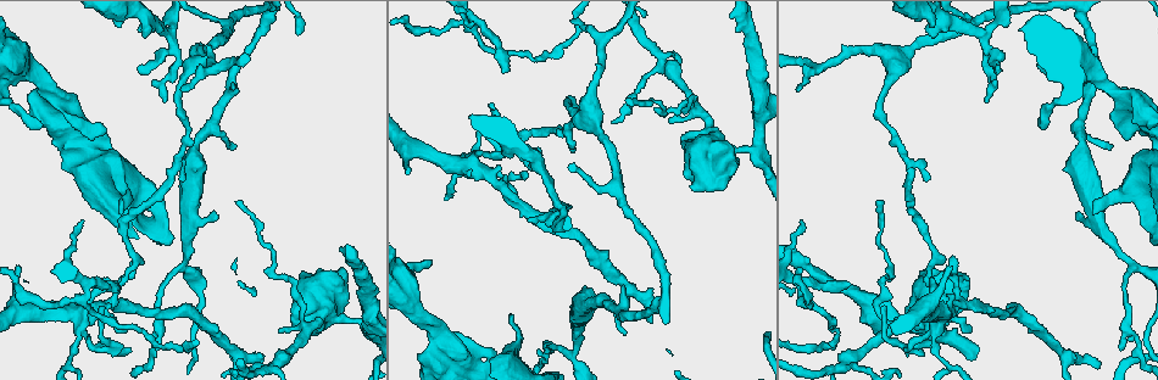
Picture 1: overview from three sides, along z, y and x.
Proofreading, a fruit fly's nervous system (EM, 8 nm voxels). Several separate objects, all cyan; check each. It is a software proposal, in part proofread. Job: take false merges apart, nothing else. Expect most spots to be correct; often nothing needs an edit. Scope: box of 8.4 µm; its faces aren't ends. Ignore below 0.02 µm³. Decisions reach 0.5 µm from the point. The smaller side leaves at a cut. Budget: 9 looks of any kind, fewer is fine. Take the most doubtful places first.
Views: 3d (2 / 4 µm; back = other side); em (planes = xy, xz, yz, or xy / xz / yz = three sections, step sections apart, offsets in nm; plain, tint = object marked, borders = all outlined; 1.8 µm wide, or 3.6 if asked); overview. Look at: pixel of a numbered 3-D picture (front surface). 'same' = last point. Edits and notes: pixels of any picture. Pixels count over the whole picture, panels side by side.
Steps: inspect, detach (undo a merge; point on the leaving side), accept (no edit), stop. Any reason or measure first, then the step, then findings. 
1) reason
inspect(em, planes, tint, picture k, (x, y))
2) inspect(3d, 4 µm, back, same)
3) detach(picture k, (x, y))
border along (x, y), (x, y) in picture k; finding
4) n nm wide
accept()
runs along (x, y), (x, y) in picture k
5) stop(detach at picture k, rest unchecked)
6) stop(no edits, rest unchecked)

sharp bend
inspect(3d, 4 µm, picture 1, (1136, 106))

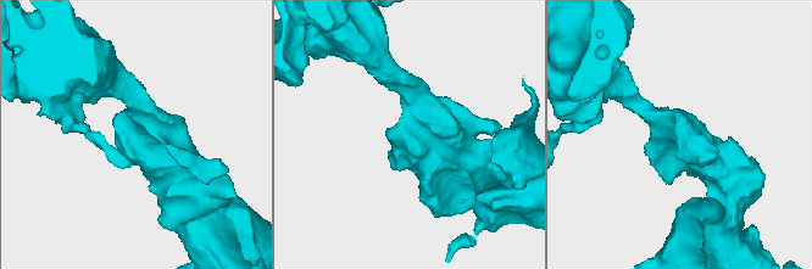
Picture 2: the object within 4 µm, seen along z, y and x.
now the EM
inspect(em, planes, tint, picture 2, (153, 135))

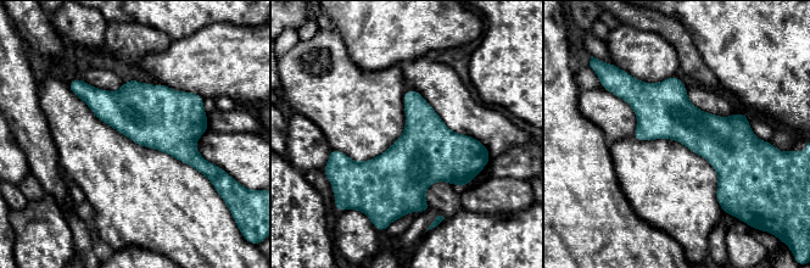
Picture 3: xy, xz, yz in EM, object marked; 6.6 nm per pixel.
accept()
runs along (621, 94), (724, 143), (753, 143) in picture 3; continuous, no second neuron

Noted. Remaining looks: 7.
calibre changes
inspect(em, planes, tint, picture 1, (893, 57))

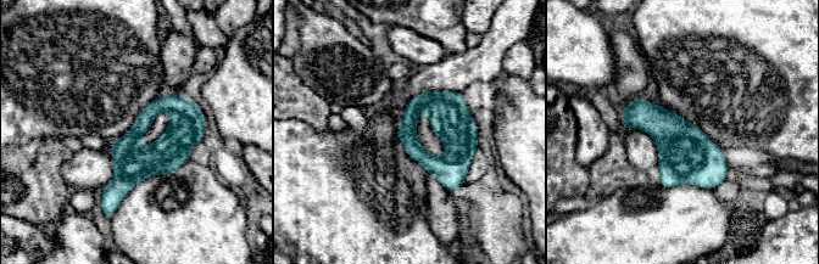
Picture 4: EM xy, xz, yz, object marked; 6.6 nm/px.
accept()
runs along (187, 101), (185, 124), (111, 202) in picture 4; one neuron here

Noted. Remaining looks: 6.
two arms in line, one across
inspect(3d, 2 µm, picture 1, (476, 26))

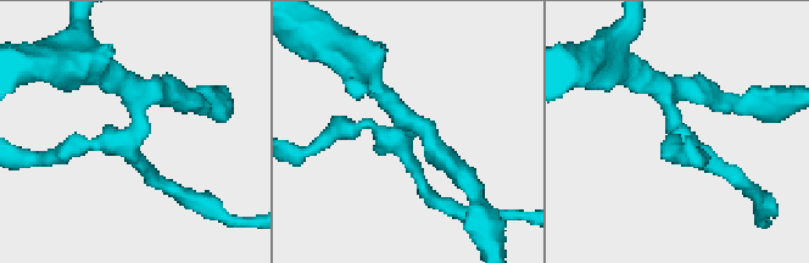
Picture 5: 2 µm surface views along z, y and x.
need the tissue
inspect(em, planes, tint, picture 5, (132, 132))

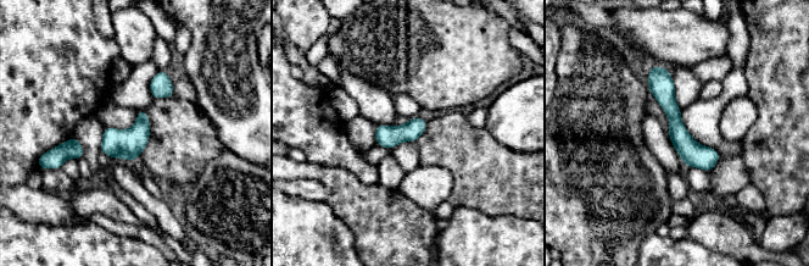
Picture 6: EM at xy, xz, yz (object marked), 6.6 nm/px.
140 nm wide
accept()
runs along (653, 68), (678, 134), (708, 167) in picture 6; all the same neuron

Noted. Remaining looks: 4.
inspect(em, 3.6 µm, planes, tint, picture 1, (339, 321))

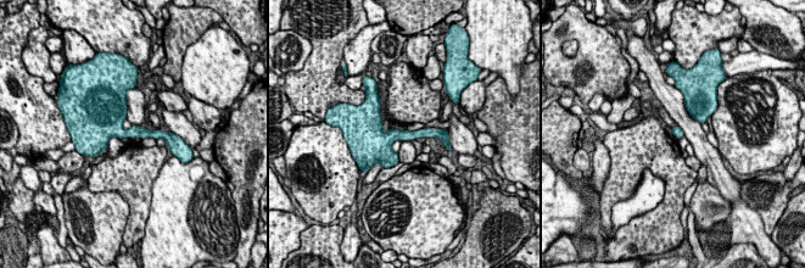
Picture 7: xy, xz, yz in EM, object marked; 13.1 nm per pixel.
accept()
runs along (96, 133), (119, 132), (167, 135) in picture 7; all the same neuron

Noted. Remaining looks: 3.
stop(no edits, rest unchecked)

